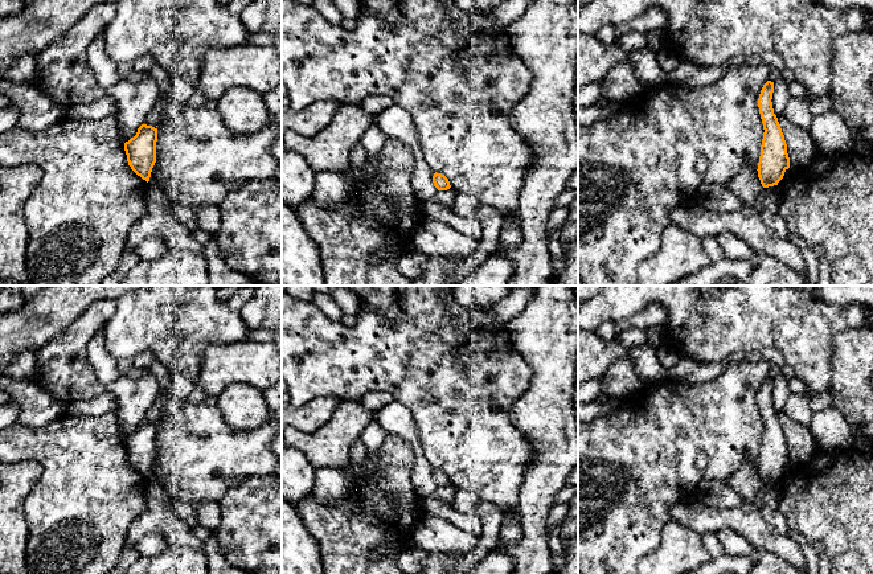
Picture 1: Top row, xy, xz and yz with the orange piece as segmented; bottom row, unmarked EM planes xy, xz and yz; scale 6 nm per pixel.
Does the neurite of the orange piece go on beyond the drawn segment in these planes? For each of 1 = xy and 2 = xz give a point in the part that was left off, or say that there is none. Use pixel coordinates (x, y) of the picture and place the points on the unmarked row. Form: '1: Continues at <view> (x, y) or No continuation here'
1: No continuation here
2: No continuation here

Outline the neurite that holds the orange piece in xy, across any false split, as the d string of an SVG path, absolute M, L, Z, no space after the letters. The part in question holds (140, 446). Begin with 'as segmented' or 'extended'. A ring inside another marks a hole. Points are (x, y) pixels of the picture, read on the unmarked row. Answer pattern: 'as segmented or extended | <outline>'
as segmented | M142 421L134 434L124 439L131 466L147 479L156 459L157 425Z

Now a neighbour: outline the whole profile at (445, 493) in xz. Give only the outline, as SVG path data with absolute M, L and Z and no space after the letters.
M450 484L447 487L438 487L438 489L433 493L438 500L454 507L454 497L456 493L456 488Z

